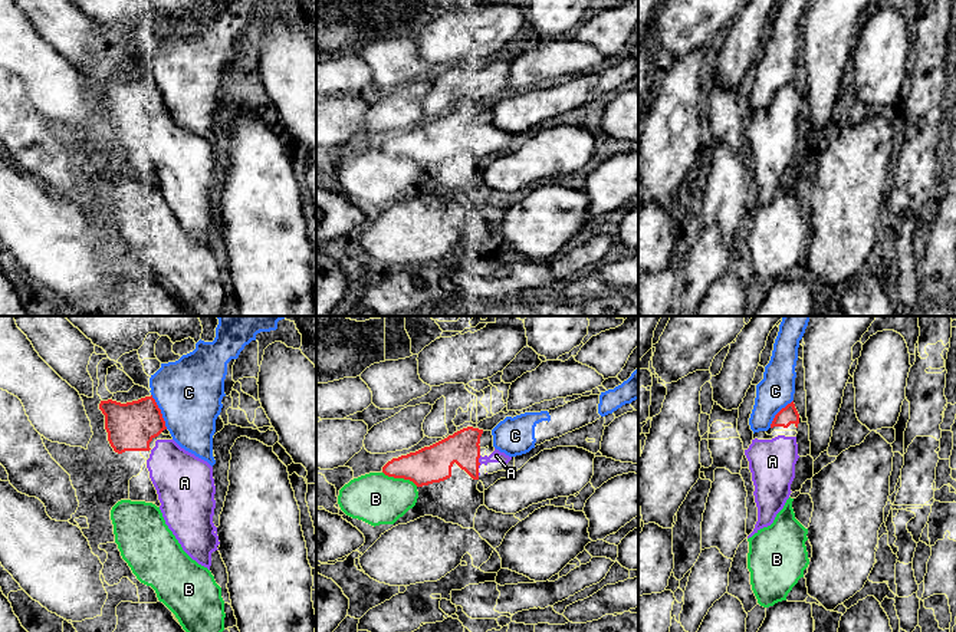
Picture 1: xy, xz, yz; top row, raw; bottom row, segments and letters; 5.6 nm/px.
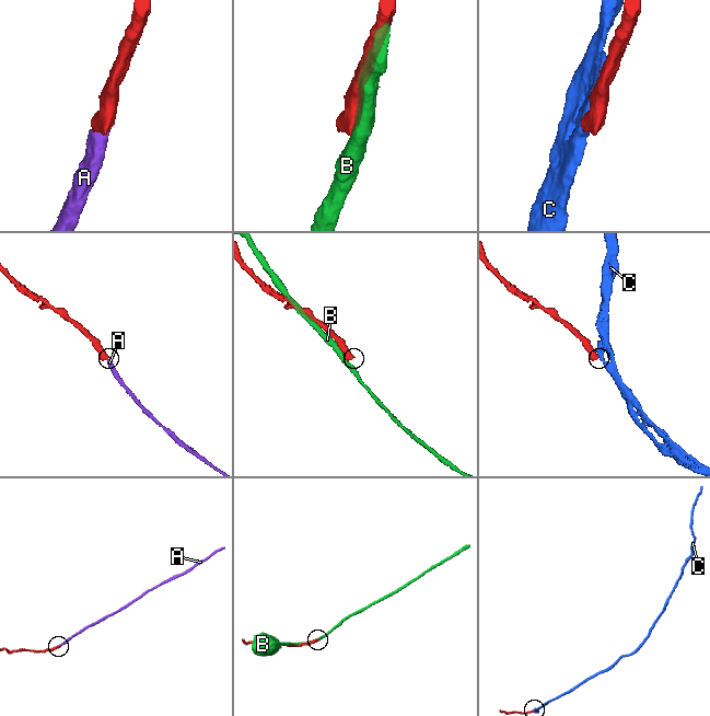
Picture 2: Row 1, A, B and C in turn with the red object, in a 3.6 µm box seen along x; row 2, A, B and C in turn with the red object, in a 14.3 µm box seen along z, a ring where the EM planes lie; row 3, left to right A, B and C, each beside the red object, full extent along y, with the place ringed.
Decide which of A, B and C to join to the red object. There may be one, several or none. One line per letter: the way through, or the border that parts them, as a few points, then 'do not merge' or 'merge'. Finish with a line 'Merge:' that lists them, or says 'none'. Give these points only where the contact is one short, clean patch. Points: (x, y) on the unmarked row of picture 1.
A: merge
B: do not merge
C: do not merge
Merge: A

